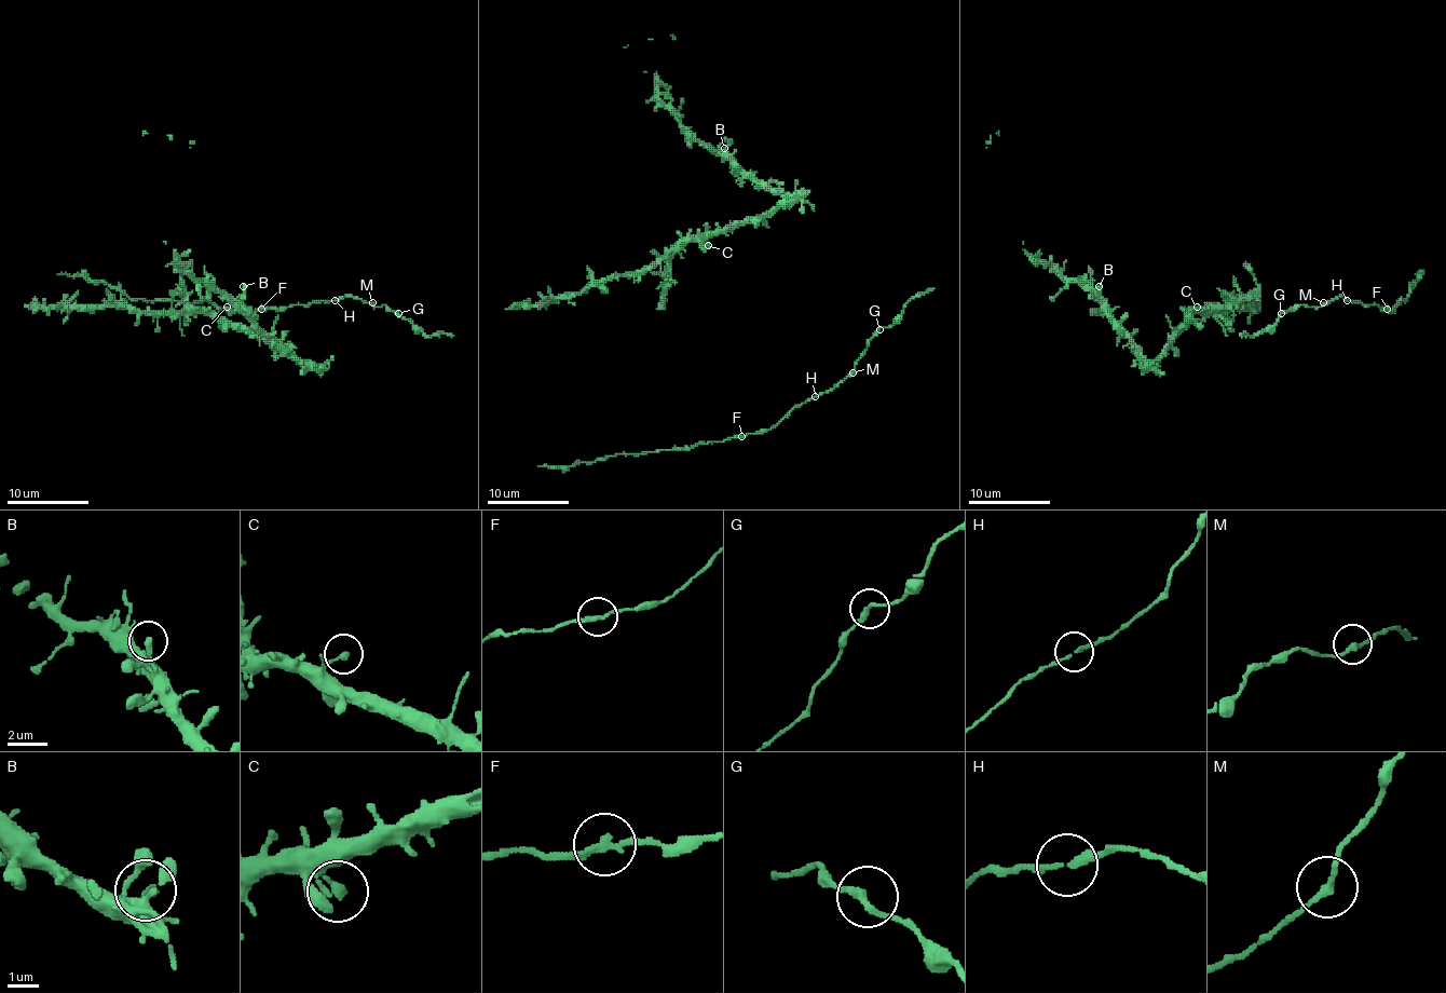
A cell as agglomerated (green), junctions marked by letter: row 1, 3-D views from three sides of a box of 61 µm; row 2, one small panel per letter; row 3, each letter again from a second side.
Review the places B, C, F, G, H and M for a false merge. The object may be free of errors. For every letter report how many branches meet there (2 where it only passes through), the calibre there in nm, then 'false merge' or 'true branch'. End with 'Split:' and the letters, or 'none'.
B: branches 1; calibre 300 nm; true branch
C: branches 1; calibre 280 nm; true branch
F: branches 2; calibre 220 nm; true branch
G: branches 2; calibre 240 nm; true branch
H: branches 2; calibre 200 nm; true branch
M: branches 2; calibre 220 nm; true branch
Split: none

